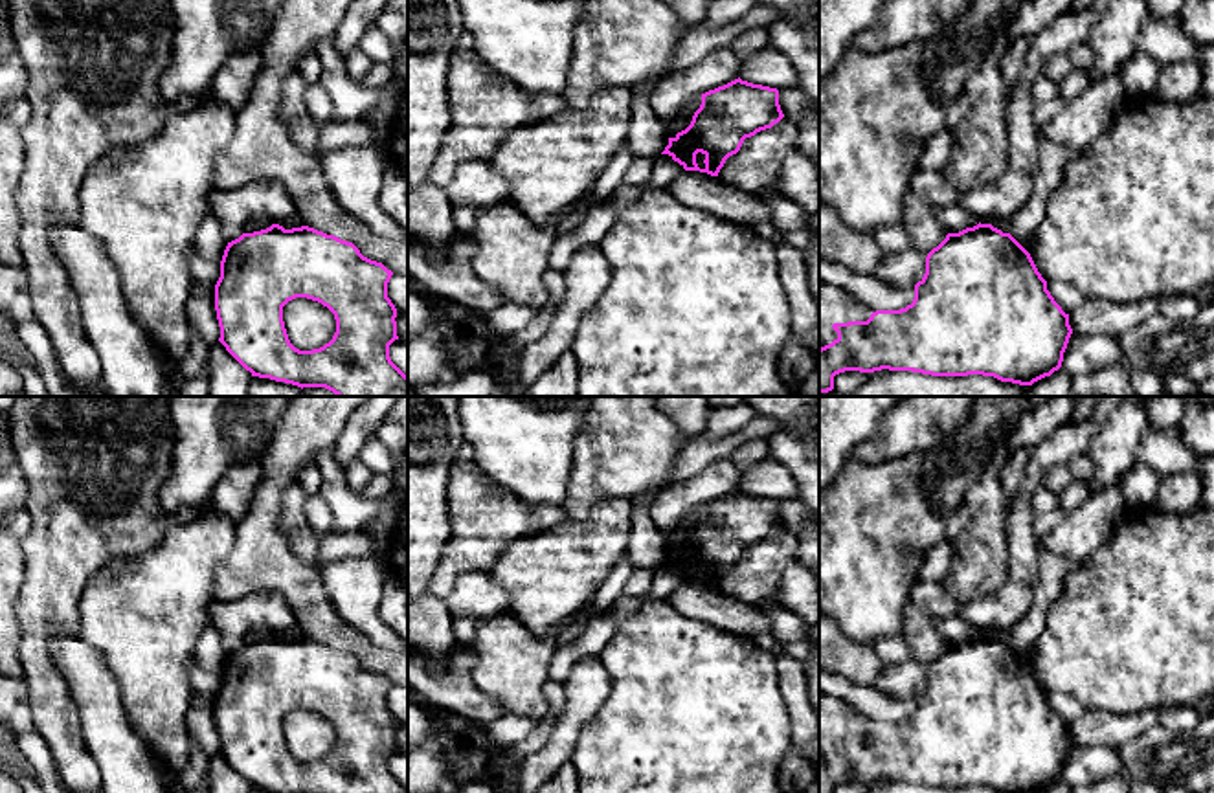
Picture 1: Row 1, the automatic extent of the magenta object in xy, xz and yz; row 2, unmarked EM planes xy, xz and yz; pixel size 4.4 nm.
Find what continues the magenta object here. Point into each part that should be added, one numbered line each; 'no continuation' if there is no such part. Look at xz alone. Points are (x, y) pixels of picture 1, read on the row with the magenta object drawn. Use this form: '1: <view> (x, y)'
no continuation

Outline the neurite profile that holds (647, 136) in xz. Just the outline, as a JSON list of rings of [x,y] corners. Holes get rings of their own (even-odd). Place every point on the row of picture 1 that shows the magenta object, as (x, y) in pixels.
[[[632,95],[632,123],[624,143],[635,158],[656,158],[669,145],[667,121],[656,116],[646,97]]]

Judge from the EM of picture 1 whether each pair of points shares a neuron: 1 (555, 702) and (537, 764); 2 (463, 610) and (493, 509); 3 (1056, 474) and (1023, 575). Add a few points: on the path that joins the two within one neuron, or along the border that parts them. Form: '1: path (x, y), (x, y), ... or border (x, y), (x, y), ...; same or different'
1: border (562, 683), (564, 703), (559, 709); different
2: border (491, 568), (465, 571), (443, 599); different
3: border (1066, 463), (1053, 465), (1040, 483); different

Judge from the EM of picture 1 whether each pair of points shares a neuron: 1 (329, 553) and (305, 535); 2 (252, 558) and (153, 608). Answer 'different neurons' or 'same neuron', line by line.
1: different neurons
2: different neurons

